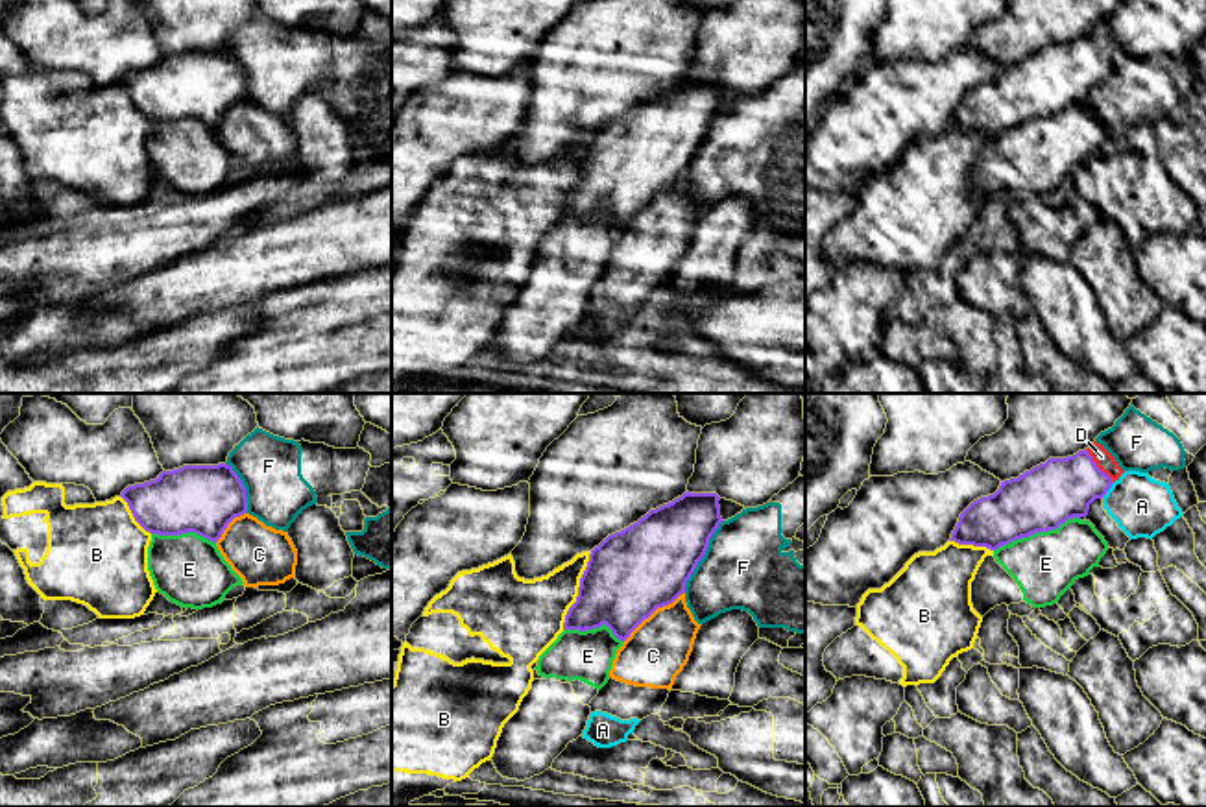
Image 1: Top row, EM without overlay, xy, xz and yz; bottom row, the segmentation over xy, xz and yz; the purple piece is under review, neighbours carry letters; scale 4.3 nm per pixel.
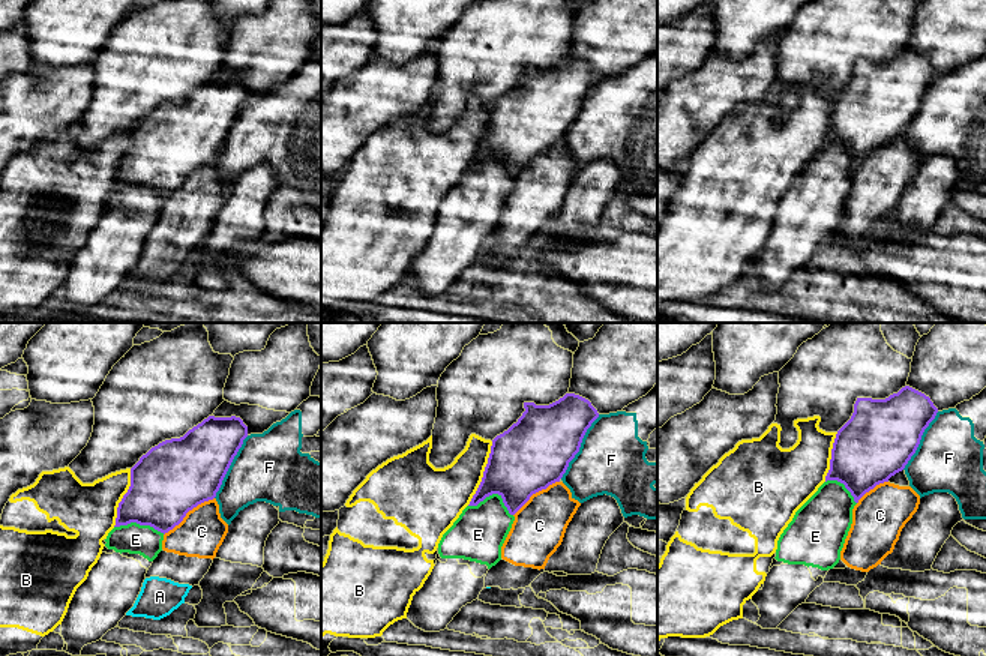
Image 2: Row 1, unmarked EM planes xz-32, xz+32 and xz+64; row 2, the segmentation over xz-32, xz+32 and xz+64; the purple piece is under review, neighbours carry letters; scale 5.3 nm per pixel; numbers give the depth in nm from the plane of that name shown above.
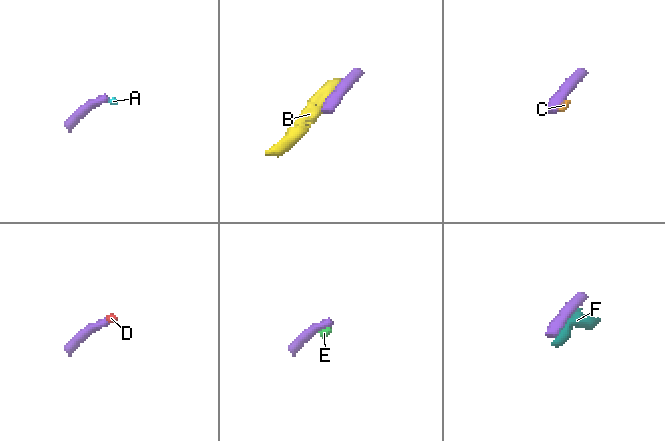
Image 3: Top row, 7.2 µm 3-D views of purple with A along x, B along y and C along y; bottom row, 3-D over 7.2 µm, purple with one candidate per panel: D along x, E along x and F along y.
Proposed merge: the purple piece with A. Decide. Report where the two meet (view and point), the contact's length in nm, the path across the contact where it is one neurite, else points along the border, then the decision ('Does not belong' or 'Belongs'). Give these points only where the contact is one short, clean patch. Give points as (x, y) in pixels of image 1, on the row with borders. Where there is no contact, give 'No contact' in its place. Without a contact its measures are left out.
Touches purple at yz (1109, 488). Shared border 90 nm. Boundary: yz (1114, 482), (1101, 497). Does not belong

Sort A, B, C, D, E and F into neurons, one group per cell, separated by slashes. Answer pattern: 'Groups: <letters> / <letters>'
Groups: A C / B / D / E / F

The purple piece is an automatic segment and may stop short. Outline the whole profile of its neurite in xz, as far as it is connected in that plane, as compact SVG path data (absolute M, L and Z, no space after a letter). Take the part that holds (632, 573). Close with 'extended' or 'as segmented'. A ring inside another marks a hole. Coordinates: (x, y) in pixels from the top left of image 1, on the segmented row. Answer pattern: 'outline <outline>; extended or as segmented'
outline M683 493L637 523L608 536L589 554L563 630L606 624L626 641L657 608L685 593L722 523L717 493Z; as segmented

